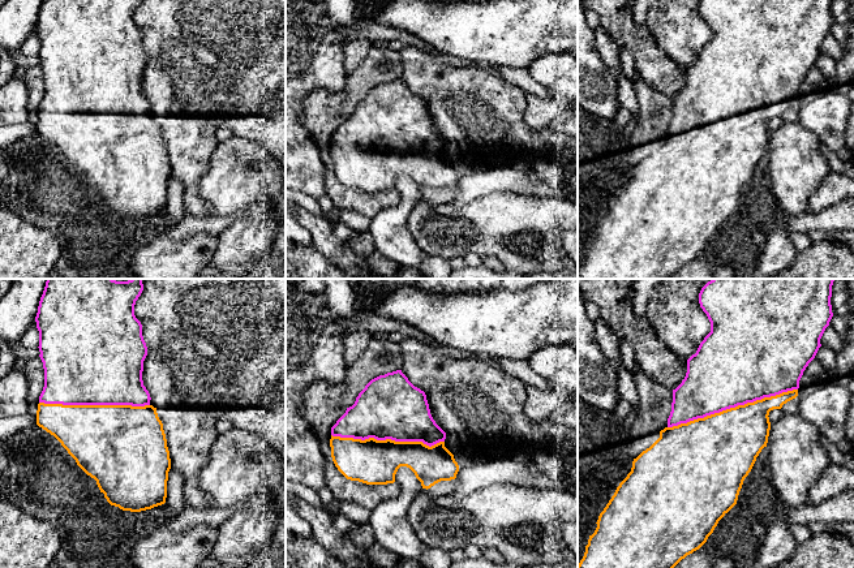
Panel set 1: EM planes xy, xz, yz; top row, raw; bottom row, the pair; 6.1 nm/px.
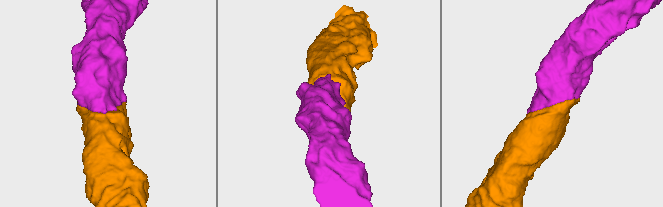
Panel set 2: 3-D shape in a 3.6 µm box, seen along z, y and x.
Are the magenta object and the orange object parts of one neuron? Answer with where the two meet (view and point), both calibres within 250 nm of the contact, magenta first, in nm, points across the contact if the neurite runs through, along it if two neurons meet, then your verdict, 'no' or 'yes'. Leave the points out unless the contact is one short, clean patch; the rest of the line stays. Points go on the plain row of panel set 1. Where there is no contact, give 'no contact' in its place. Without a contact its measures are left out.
meets magenta in yz at (732, 115); 480 nm thick on the magenta side, 420 nm on the other; yes

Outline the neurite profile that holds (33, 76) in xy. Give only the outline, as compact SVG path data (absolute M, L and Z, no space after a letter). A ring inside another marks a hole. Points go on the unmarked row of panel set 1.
M40 65L27 68L22 78L27 89L27 113L39 112L39 104L44 95L44 77Z

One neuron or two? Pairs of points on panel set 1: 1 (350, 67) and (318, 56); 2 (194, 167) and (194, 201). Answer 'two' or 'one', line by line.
1: two
2: one

